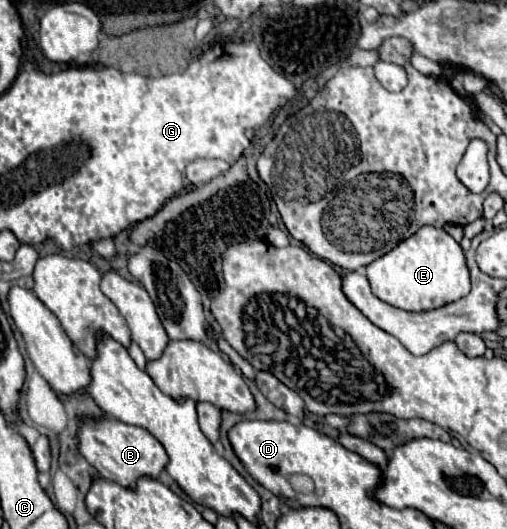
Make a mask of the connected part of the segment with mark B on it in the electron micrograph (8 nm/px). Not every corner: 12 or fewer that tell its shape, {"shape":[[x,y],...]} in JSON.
{"shape":[[86,421],[80,453],[130,489],[160,479],[168,453],[142,427]]}

